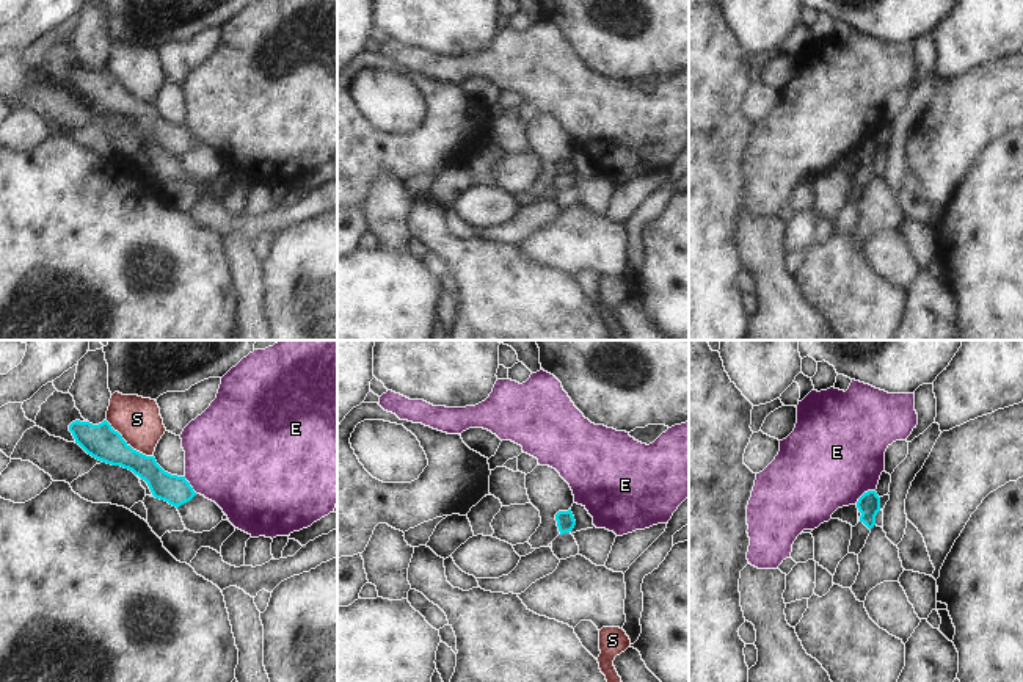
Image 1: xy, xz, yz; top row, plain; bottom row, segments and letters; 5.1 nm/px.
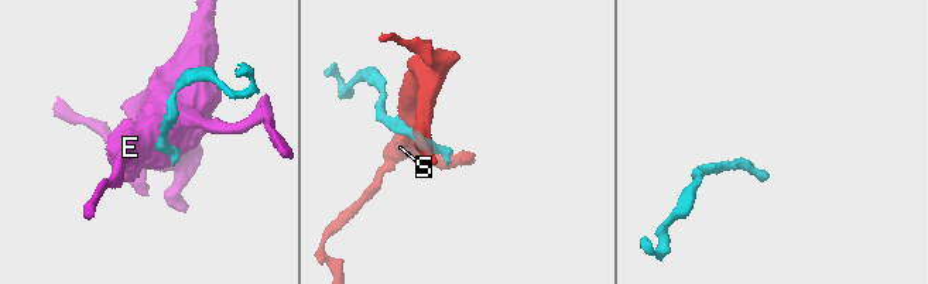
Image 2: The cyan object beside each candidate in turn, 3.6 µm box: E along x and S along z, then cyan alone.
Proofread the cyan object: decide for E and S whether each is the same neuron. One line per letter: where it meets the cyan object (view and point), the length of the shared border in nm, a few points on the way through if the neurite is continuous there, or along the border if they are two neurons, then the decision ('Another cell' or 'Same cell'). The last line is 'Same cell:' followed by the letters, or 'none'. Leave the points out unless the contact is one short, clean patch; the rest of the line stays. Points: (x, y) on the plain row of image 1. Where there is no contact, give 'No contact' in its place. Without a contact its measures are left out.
E: Touches cyan at yz (863, 143). Shared border 130 nm. Boundary: yz (874, 138), (868, 138), (855, 152). Another cell
S: Touches cyan at xy (129, 94). Shared border 320 nm. Boundary: xy (105, 69), (134, 97), (152, 105). Another cell
Same cell: none

